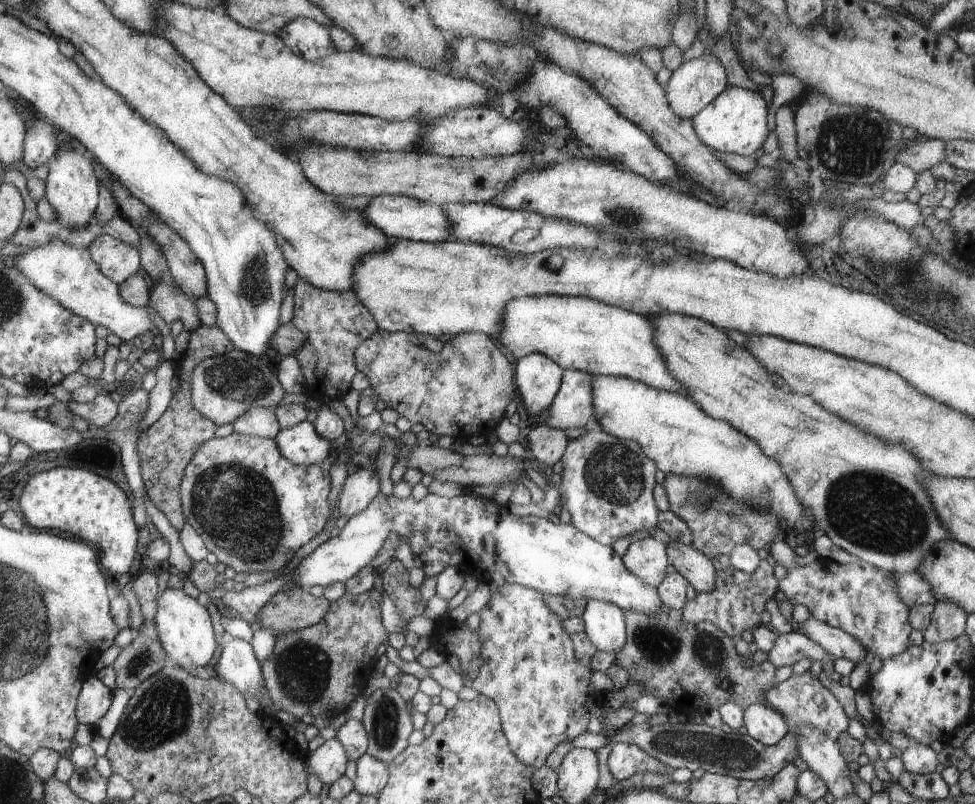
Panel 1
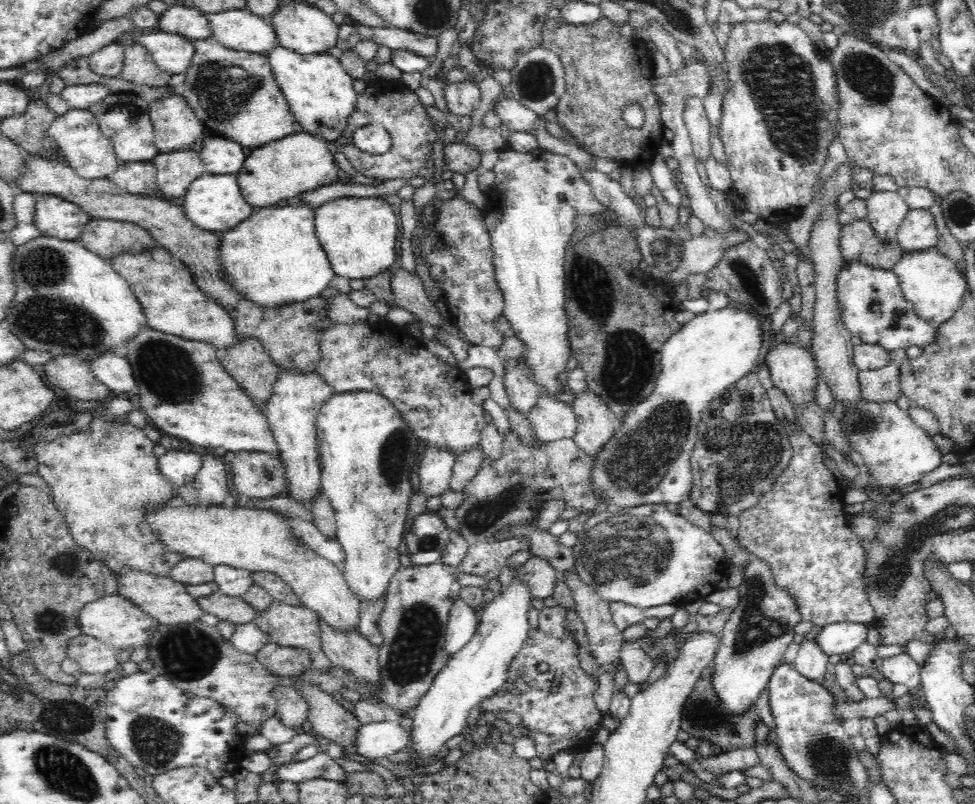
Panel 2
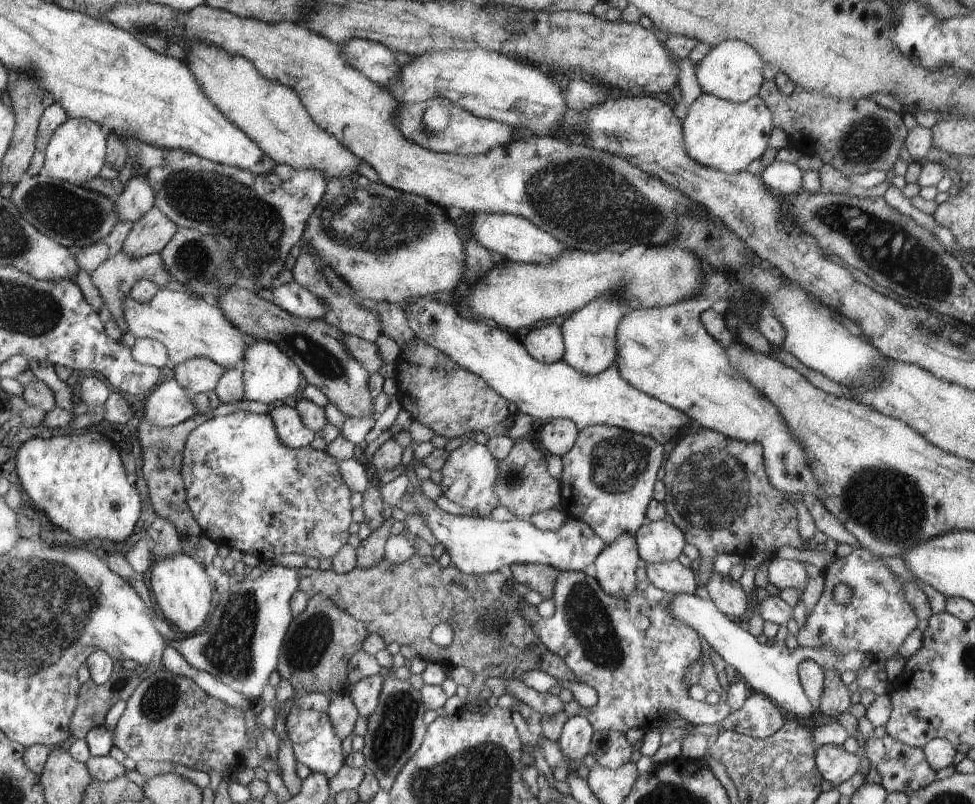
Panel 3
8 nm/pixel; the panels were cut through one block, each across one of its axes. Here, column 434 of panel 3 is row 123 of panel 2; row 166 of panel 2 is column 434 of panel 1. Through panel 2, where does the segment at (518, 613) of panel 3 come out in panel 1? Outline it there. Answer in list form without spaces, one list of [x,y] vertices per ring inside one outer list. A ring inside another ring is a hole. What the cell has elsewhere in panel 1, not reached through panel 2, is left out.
[[[444,614],[438,619],[441,621],[440,626],[434,630],[433,635],[430,637],[430,646],[434,646],[435,642],[435,648],[438,648],[444,654],[456,654],[459,658],[461,669],[474,680],[479,675],[482,662],[480,656],[481,640],[477,631],[470,632],[470,630],[466,629],[464,622],[456,622],[448,614]]]

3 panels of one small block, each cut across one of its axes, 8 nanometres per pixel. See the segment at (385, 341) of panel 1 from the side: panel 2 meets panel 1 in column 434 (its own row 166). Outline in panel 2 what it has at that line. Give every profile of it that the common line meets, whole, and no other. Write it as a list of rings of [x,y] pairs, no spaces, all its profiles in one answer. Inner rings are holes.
[[[376,77],[367,82],[364,92],[357,98],[354,112],[350,114],[342,136],[330,143],[333,151],[345,154],[362,176],[374,181],[392,180],[395,178],[425,178],[433,179],[434,161],[432,146],[438,140],[438,133],[432,127],[432,117],[424,109],[418,94],[414,90],[403,86],[401,79],[391,81],[380,80]],[[369,124],[382,125],[391,136],[391,147],[384,154],[368,154],[362,152],[353,141],[353,134],[357,128]]]

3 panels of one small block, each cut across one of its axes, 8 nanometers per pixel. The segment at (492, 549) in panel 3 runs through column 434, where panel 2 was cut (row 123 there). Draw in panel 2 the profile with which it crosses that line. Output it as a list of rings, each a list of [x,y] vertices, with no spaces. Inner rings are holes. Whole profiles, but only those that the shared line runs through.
[[[498,98],[492,112],[498,113],[501,124],[510,130],[528,134],[536,132],[536,124],[541,119],[534,110],[520,104],[518,100],[510,98]]]

